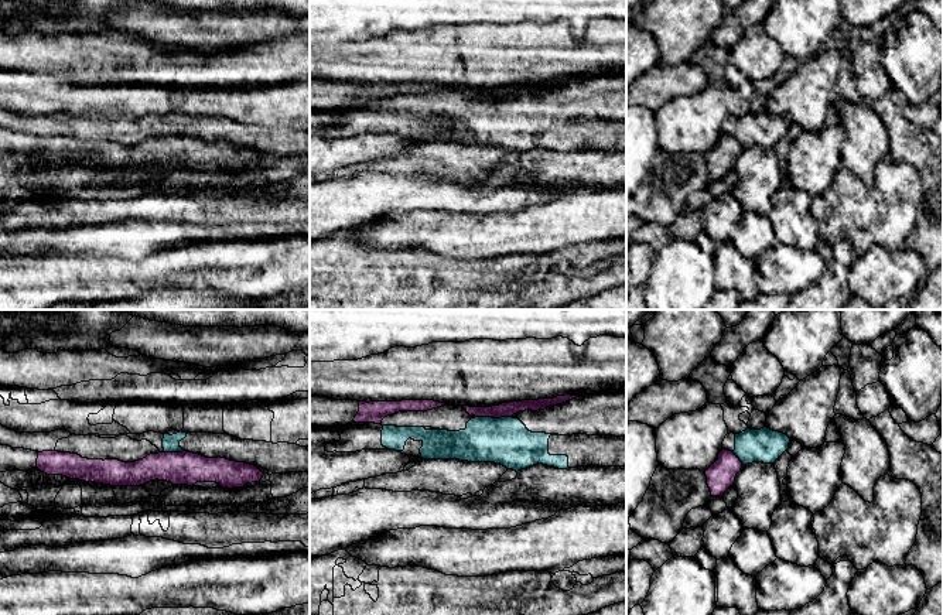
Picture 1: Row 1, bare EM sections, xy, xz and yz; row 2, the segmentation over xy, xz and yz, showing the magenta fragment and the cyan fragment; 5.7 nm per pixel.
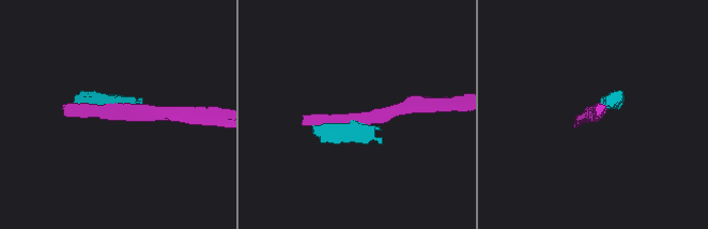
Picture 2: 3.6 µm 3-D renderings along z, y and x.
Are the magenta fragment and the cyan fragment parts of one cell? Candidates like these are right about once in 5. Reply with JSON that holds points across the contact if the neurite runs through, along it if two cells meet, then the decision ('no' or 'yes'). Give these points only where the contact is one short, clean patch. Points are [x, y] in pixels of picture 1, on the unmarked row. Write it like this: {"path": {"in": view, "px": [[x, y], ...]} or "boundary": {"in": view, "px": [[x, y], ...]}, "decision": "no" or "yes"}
{"boundary": {"in": "xz", "px": [[475, 99], [509, 101]]}, "decision": "no"}

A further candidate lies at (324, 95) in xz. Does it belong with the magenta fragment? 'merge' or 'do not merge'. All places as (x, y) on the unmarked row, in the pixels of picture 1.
merge

